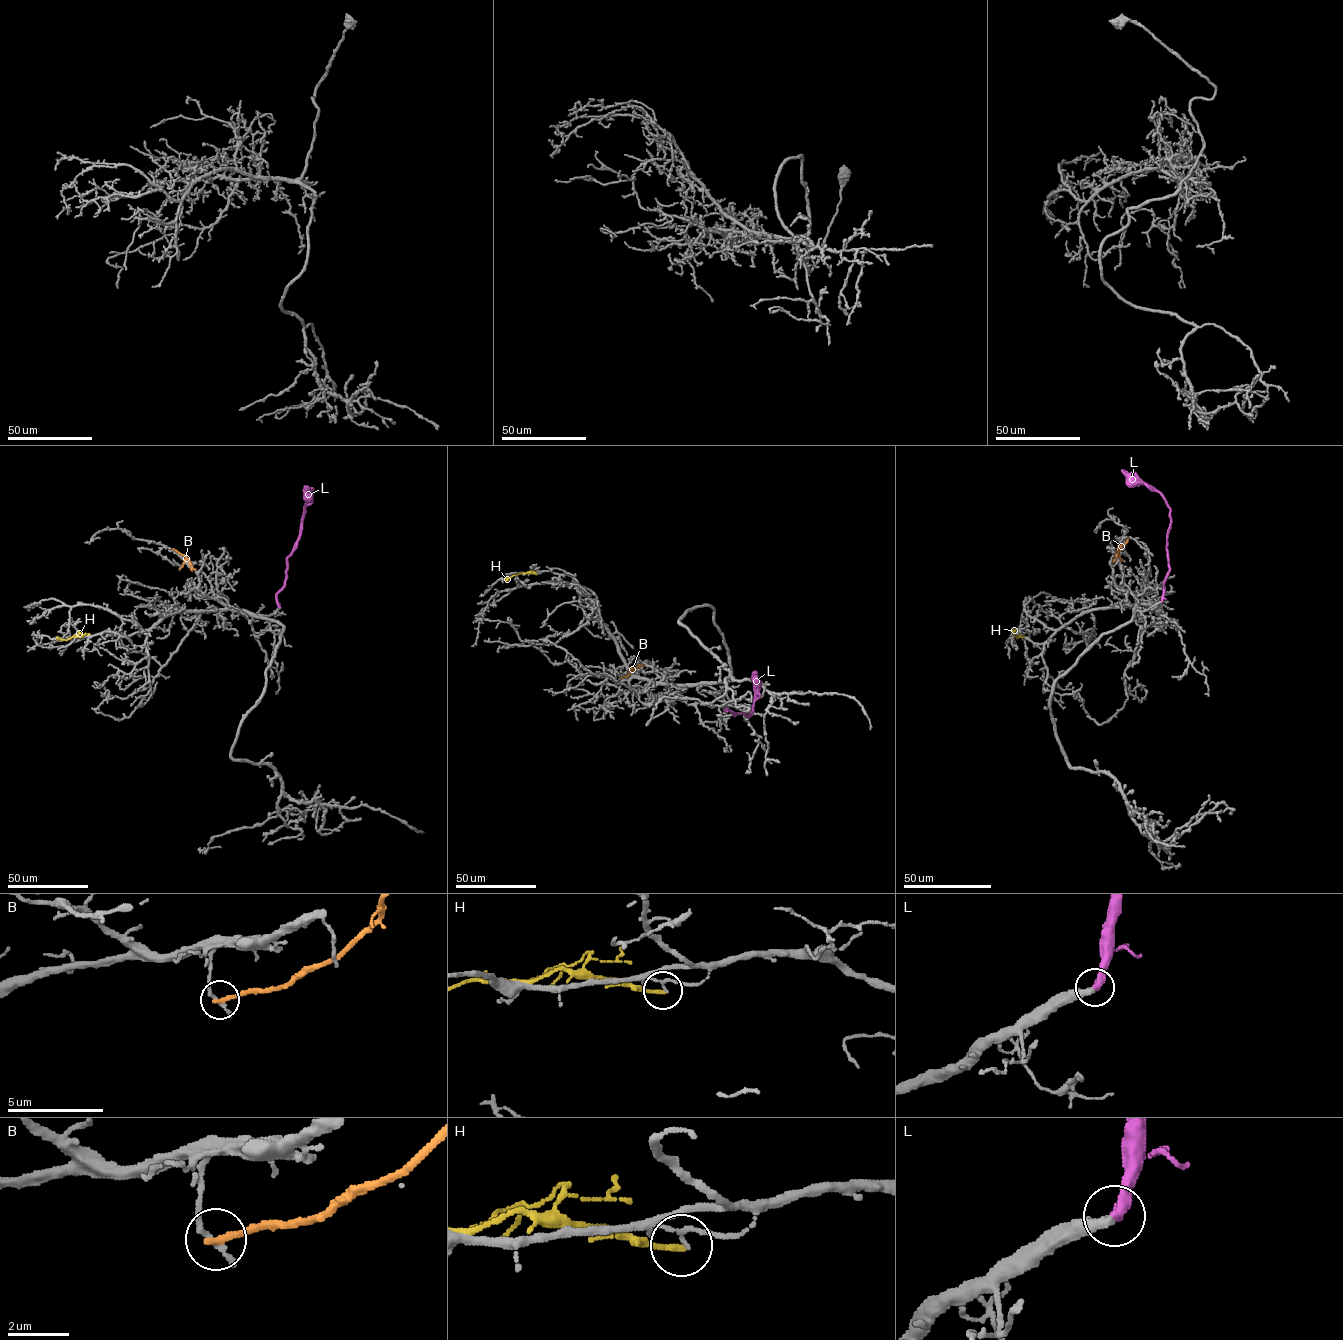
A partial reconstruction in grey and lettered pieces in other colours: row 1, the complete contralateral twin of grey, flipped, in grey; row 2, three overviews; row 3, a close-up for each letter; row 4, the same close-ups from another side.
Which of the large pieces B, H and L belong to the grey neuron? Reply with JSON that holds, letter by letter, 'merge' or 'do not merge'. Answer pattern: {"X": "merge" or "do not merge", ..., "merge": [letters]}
{"B": "do not merge", "H": "do not merge", "L": "merge", "merge": ["L"]}

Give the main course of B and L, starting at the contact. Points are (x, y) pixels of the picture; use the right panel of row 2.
B: (1128, 538), (1118, 547), (1114, 561)
L: (1161, 601), (1170, 569), (1167, 533), (1171, 523), (1170, 508), (1159, 492), (1138, 484), (1121, 470)

